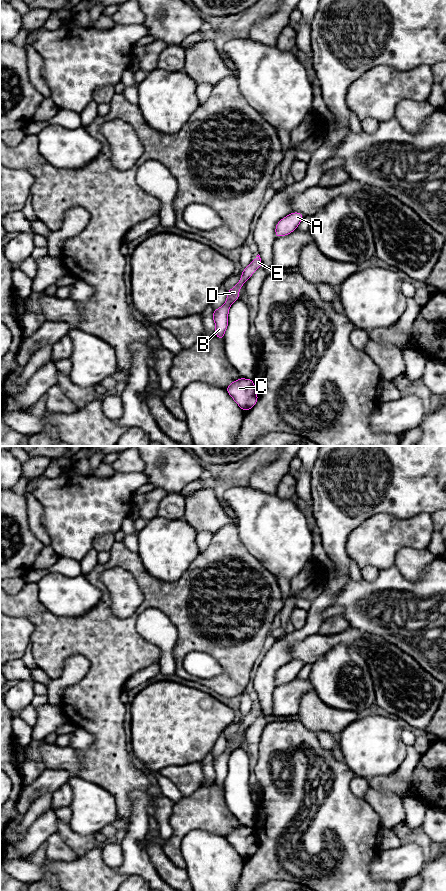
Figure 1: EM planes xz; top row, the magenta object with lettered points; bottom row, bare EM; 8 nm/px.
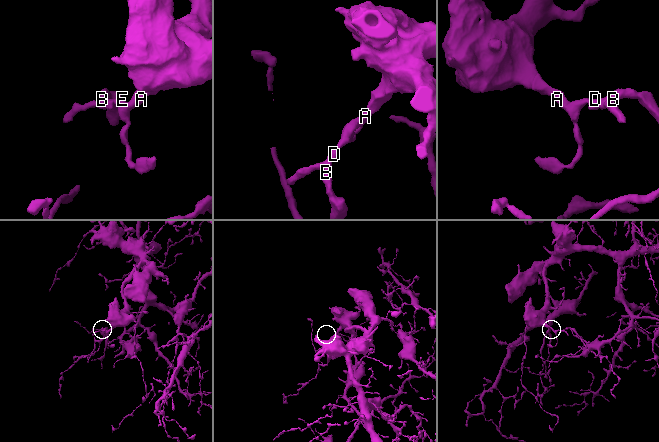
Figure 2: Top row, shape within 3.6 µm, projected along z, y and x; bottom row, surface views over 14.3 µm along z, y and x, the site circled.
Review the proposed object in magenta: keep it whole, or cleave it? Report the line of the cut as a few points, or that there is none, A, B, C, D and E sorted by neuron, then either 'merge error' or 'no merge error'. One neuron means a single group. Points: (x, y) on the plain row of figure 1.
no cut; A B C D E; no merge error

